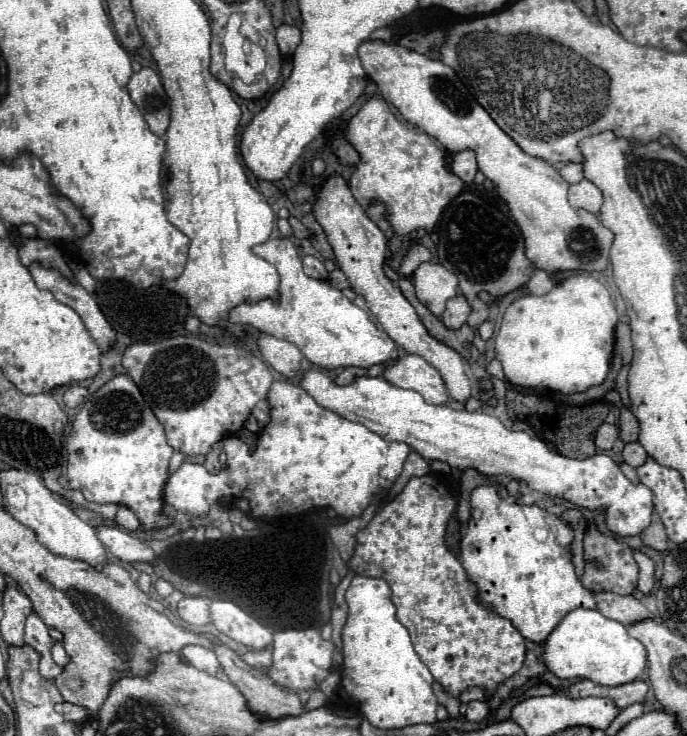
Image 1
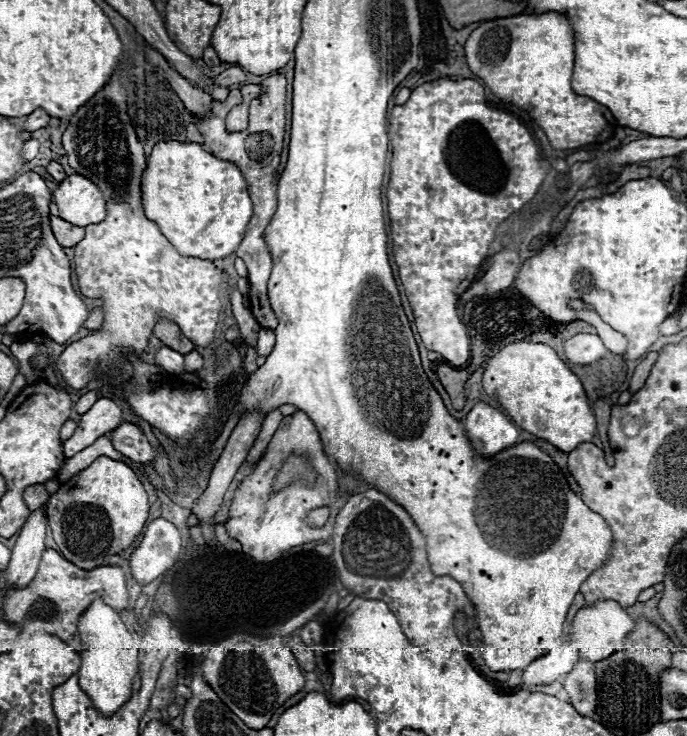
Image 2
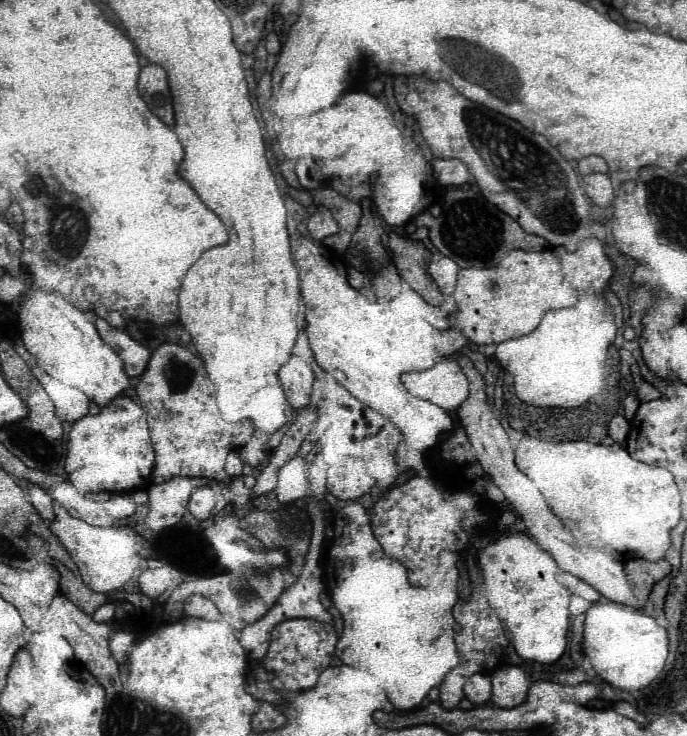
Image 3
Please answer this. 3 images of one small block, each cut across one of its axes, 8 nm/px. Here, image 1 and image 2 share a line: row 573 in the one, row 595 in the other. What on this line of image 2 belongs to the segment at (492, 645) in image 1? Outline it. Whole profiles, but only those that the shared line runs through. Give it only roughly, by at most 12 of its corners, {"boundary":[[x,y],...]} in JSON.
{"boundary":[[378,490],[352,496],[332,546],[344,588],[386,602],[426,648],[458,610],[412,518]]}

